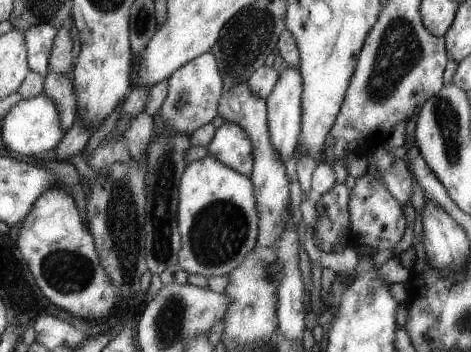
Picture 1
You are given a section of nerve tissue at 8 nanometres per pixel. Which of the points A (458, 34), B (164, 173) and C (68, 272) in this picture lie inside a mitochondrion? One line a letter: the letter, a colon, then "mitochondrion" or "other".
A: other
B: mitochondrion
C: mitochondrion

